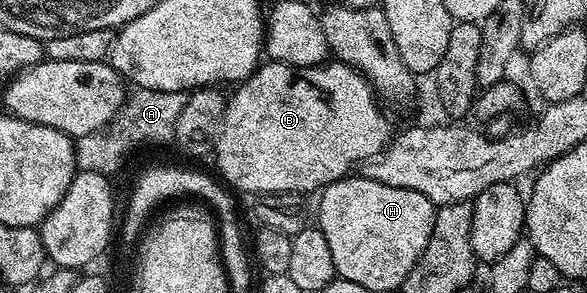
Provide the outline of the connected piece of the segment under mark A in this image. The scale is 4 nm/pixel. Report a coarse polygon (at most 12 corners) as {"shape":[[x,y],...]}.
{"shape":[[134,89],[76,139],[78,171],[113,176],[144,146],[172,143],[186,95]]}

